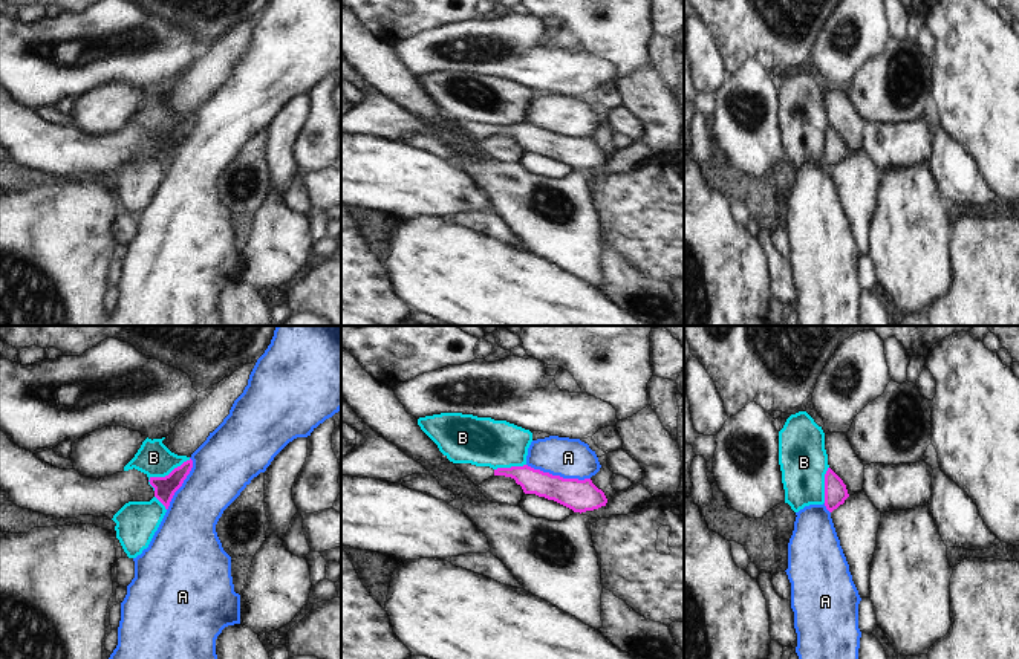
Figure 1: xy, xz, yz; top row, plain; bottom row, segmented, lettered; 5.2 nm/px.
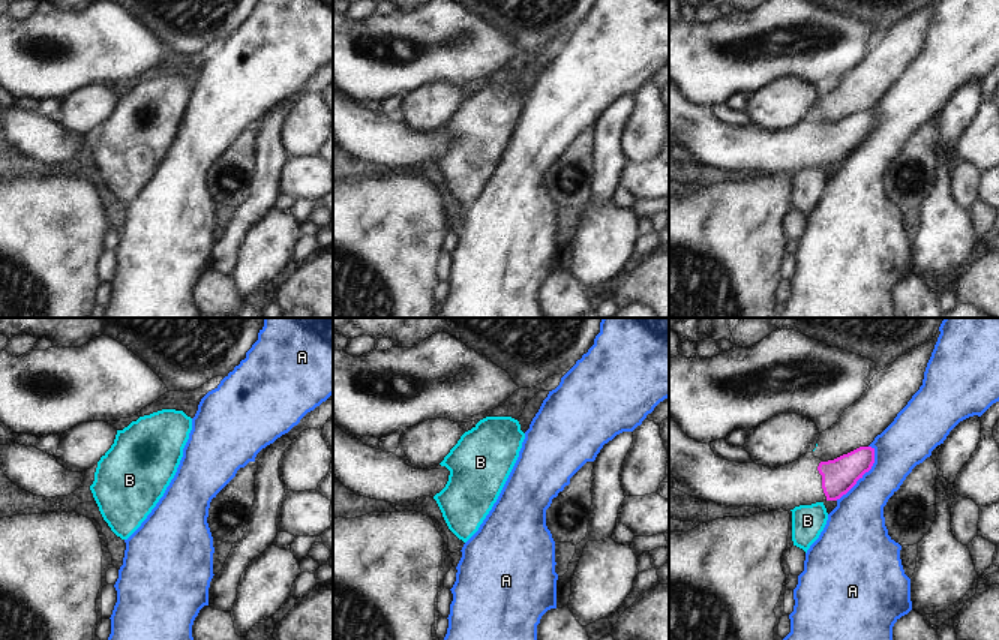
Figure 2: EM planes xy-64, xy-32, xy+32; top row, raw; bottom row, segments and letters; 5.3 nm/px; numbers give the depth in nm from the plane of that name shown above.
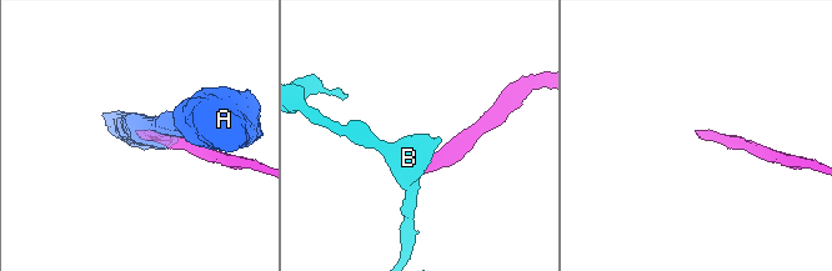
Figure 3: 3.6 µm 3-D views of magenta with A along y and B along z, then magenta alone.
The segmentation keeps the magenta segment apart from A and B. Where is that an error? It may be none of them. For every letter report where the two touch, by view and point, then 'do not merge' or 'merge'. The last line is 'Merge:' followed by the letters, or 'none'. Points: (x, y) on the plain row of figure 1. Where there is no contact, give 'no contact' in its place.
A: contact xz (559, 133); do not merge
B: contact xy (169, 132); do not merge
Merge: none

